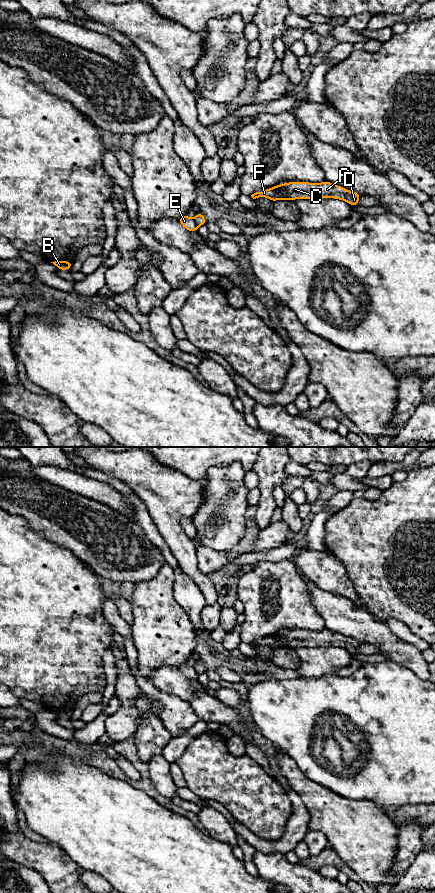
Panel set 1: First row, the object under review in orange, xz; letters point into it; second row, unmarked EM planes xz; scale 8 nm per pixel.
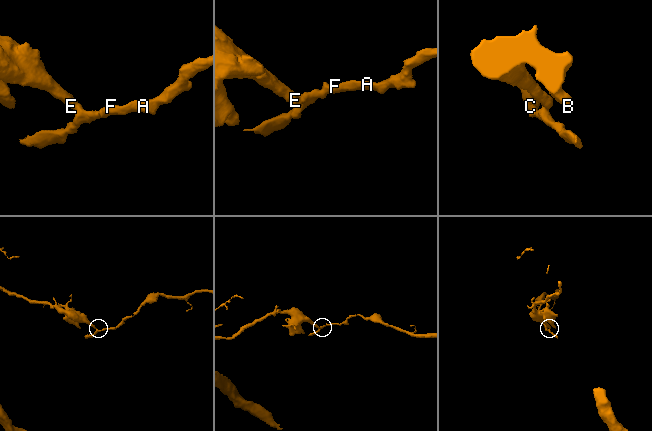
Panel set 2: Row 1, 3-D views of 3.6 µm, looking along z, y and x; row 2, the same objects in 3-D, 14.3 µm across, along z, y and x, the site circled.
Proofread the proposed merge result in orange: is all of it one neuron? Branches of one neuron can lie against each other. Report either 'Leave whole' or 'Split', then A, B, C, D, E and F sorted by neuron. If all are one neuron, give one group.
Split. Groups: A C D F / B E

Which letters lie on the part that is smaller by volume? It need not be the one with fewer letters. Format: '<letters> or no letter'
A, C, D, F

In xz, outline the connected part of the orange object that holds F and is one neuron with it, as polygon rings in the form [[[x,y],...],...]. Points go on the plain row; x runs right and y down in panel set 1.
[[[328,629],[321,631],[286,630],[272,636],[256,640],[251,643],[253,647],[265,645],[275,650],[277,648],[334,646],[347,650],[351,654],[359,653],[360,642]]]

